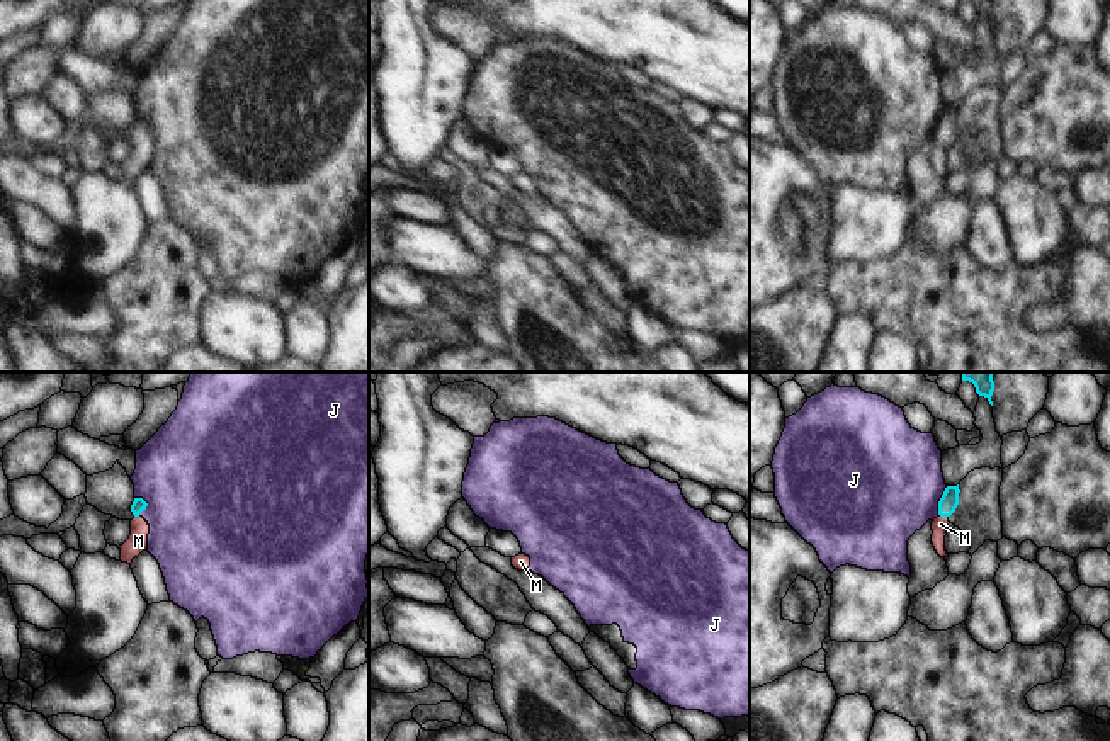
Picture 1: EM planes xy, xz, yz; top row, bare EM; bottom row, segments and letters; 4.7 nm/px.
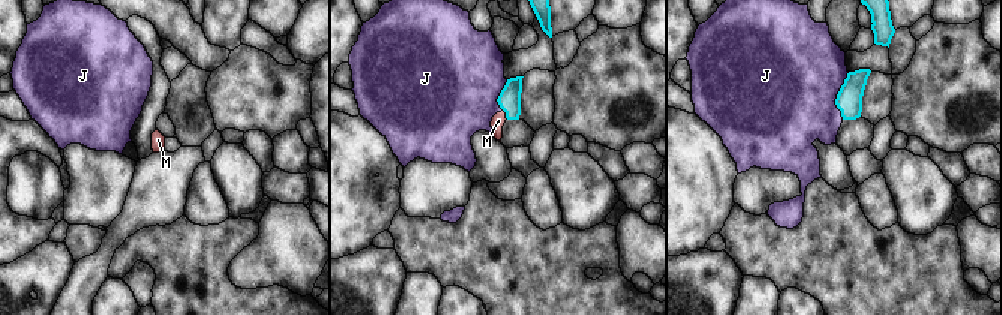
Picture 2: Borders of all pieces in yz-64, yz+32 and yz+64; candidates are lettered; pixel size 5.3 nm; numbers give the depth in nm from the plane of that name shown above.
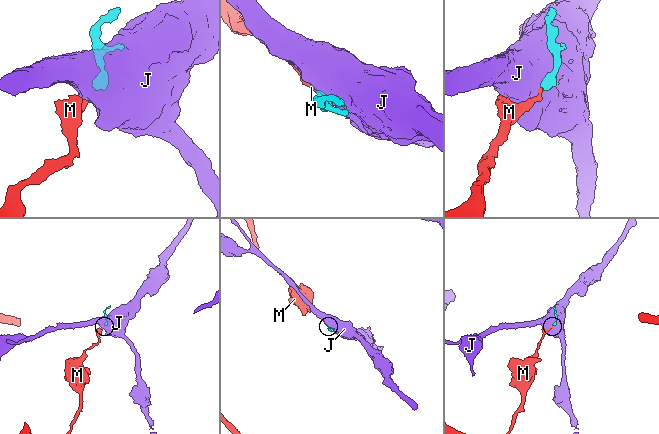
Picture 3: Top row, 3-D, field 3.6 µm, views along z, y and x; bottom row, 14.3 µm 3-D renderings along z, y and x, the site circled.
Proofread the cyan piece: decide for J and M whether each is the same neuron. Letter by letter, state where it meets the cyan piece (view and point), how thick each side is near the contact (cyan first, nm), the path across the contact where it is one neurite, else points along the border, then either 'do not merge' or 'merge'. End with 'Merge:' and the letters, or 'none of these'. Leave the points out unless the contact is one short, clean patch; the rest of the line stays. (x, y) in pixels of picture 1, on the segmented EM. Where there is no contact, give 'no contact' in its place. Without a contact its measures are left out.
J: yz (940, 500) | 90/480 nm | do not merge
M: yz (944, 515) | 90/80 nm | across yz (949, 500), (944, 515), (940, 524) | merge
Merge: M

